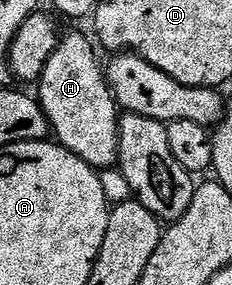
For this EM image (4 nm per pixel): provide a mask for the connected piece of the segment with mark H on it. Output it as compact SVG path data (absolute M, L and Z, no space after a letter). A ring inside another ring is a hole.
M67 33L60 37L55 51L49 56L49 64L45 64L39 77L37 97L51 125L54 141L85 160L85 164L106 172L119 161L121 110L107 87L104 67L95 59L96 47L88 38L83 34Z

